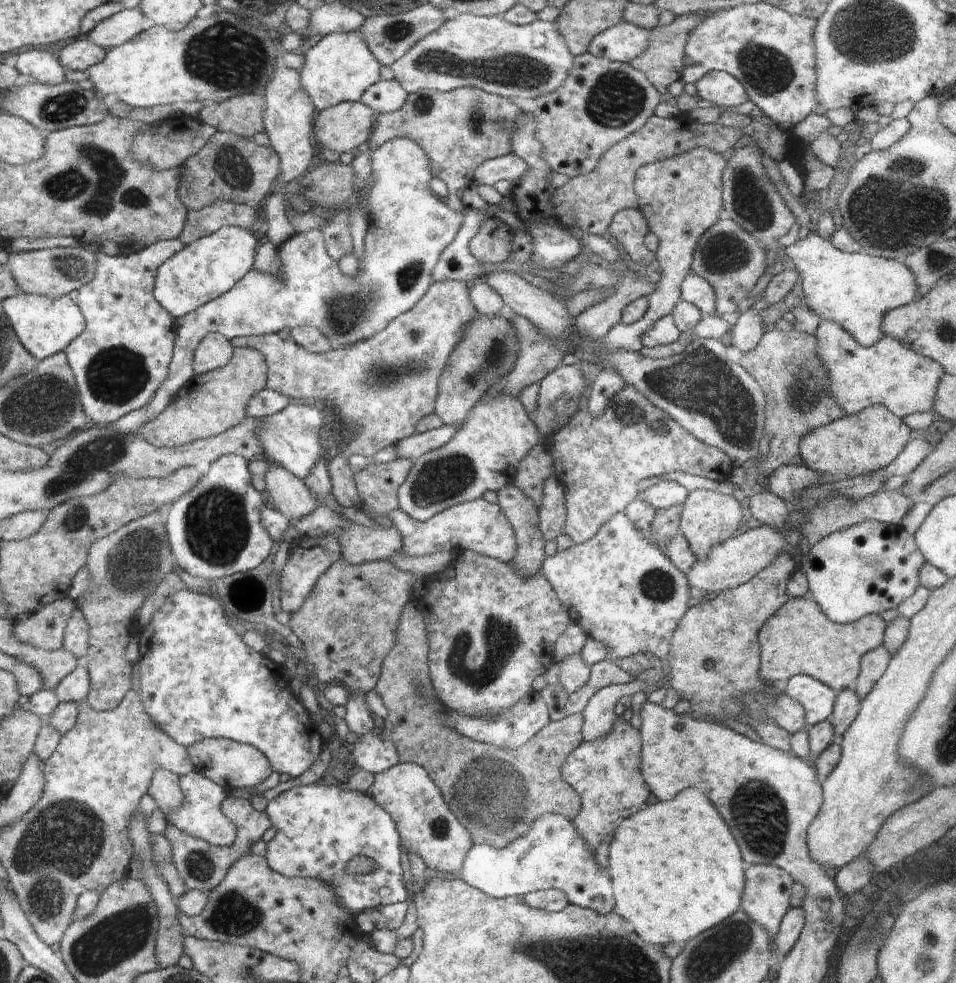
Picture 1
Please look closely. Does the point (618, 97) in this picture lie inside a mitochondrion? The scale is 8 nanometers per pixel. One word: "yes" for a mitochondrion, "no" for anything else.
yes

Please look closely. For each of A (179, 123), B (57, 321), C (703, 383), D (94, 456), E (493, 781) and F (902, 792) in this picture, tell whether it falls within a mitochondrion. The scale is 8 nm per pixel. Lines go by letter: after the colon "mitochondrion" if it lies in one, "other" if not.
A: other
B: other
C: mitochondrion
D: mitochondrion
E: mitochondrion
F: mitochondrion

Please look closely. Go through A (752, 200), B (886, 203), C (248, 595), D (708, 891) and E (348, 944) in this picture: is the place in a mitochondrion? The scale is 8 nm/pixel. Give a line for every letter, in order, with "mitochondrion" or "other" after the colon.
A: mitochondrion
B: mitochondrion
C: mitochondrion
D: other
E: other

